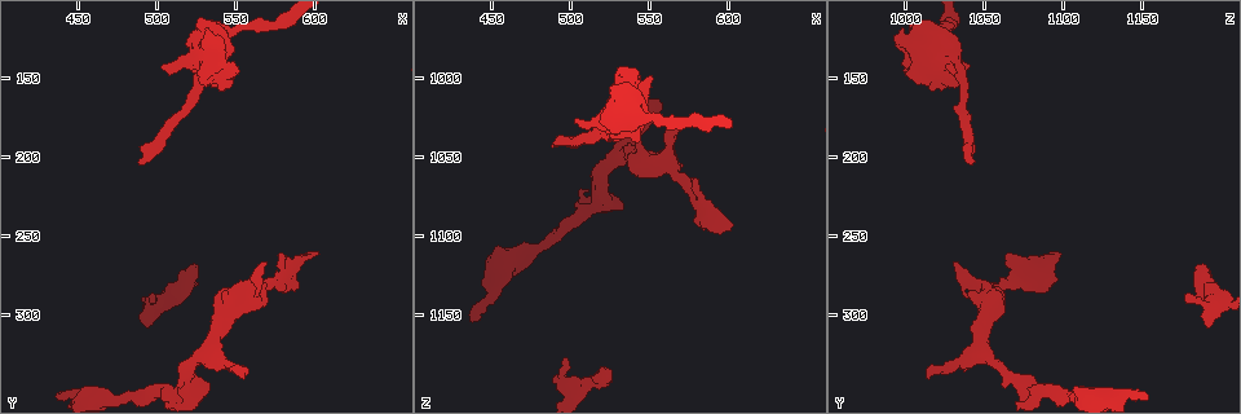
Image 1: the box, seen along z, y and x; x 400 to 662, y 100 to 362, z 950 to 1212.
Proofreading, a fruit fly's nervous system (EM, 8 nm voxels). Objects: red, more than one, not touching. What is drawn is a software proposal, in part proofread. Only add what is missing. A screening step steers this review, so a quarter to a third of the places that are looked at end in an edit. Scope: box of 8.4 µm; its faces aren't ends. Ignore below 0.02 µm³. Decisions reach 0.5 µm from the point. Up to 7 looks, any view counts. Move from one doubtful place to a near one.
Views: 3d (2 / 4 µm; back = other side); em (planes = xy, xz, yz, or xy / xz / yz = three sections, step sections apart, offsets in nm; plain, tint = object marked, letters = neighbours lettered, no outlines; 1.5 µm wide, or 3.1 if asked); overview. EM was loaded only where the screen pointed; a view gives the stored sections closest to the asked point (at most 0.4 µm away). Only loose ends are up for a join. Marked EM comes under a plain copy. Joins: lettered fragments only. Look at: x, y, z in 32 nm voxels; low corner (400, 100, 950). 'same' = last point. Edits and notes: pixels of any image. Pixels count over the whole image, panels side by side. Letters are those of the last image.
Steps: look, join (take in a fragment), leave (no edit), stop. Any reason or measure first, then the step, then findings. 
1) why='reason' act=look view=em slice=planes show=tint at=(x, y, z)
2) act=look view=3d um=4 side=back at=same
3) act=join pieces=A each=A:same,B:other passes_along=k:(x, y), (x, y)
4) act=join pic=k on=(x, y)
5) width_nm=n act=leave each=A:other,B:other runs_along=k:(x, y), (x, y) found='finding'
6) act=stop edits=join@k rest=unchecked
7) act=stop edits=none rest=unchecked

why='branch stops here' act=look view=em slice=planes show=letters at=(556, 340, 1014)

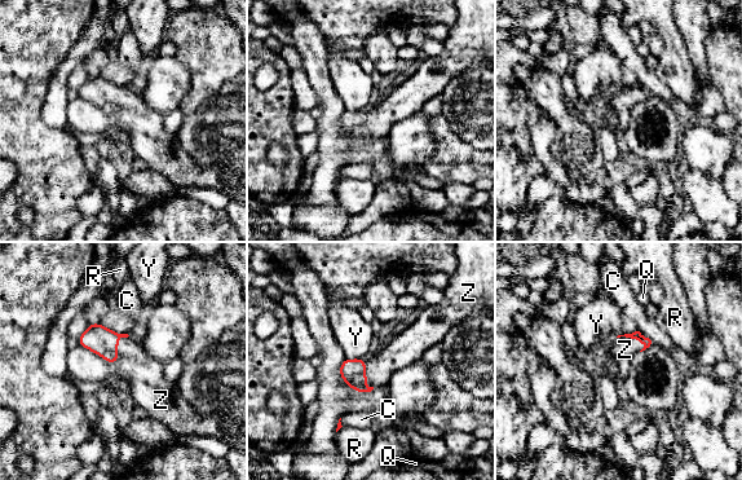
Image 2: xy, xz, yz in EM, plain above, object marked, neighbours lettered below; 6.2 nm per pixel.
width_nm=130 act=join pieces=Z each=C:other,Q:other,R:other,Y:other,Z:same passes_along=2:(104, 342), (116, 347), (146, 374) found='the neuron continues'

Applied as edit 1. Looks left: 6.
act=look view=overview

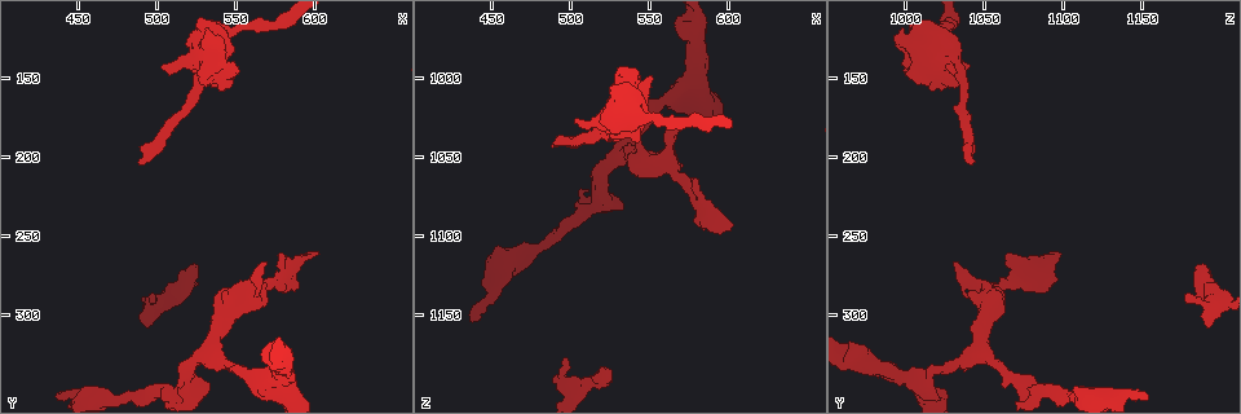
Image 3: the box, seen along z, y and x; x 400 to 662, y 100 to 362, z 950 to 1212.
act=look view=3d um=2 at=(504, 142, 1026)

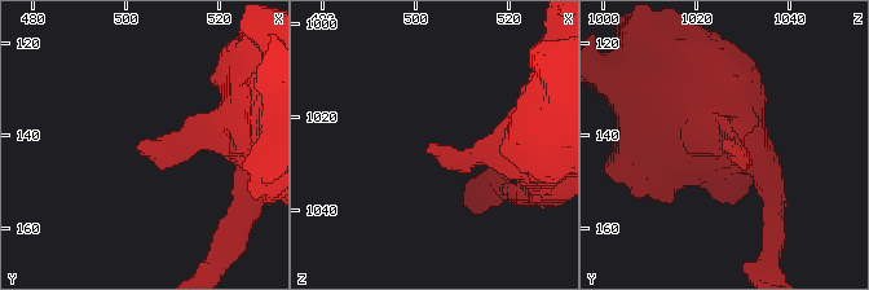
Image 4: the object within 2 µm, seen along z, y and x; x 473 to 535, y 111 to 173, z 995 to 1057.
act=look view=em slice=planes show=letters at=(503, 141, 1027)

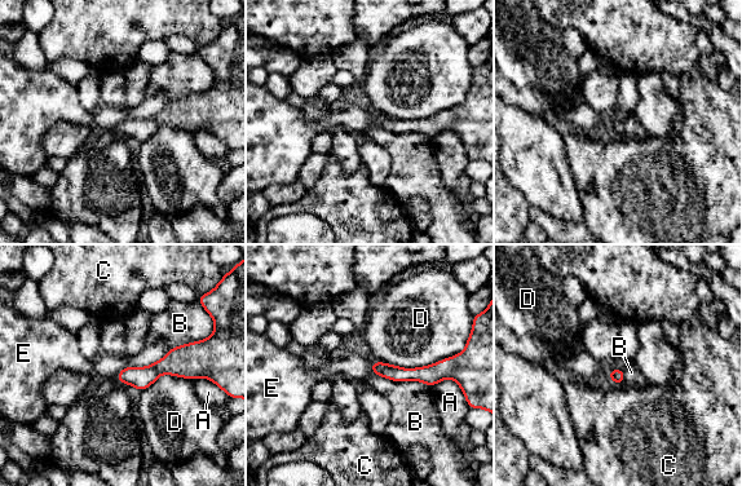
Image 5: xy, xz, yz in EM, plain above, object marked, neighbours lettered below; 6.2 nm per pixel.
act=leave each=A:other,B:other,C:other,D:other,E:other runs_along=5:(447, 362), (433, 374), (375, 370) found='no lettered fragment goes on from it'

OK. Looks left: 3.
why='an open end' act=look view=3d um=4 at=(552, 144, 998)

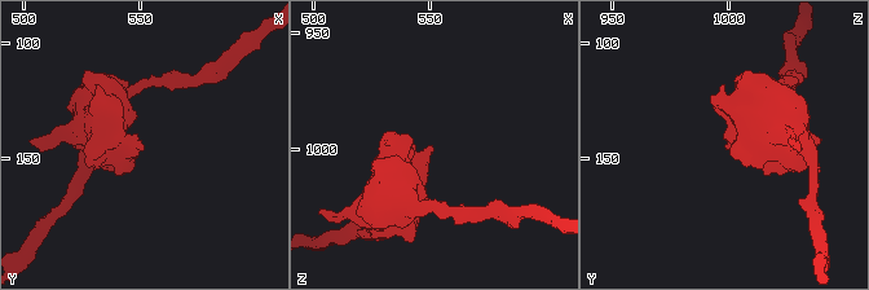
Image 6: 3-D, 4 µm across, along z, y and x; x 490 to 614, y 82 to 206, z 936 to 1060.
why='now the EM' act=look view=em slice=planes show=letters at=(550, 146, 999)

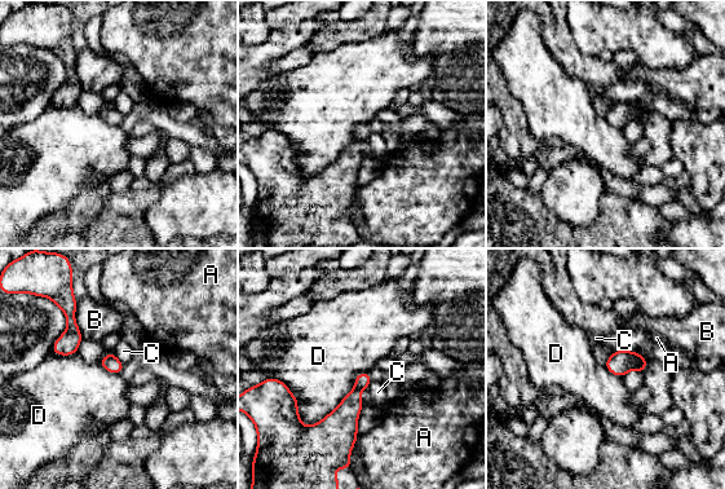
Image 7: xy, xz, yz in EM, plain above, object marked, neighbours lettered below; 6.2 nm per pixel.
act=leave each=A:other,B:other,C:other,D:other border=7:(368, 371), (308, 426), (273, 378) found='no lettered fragment goes on from it'

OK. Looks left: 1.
act=stop edits=join@2 rest=unchecked

